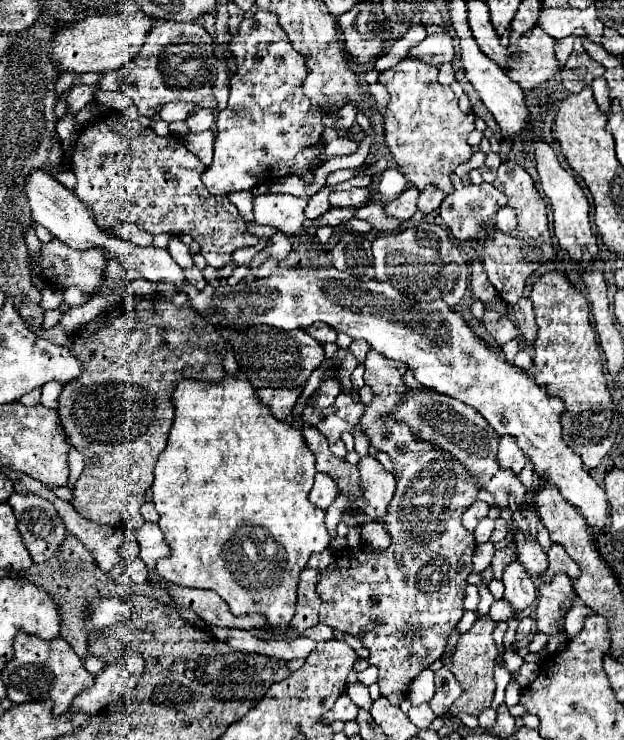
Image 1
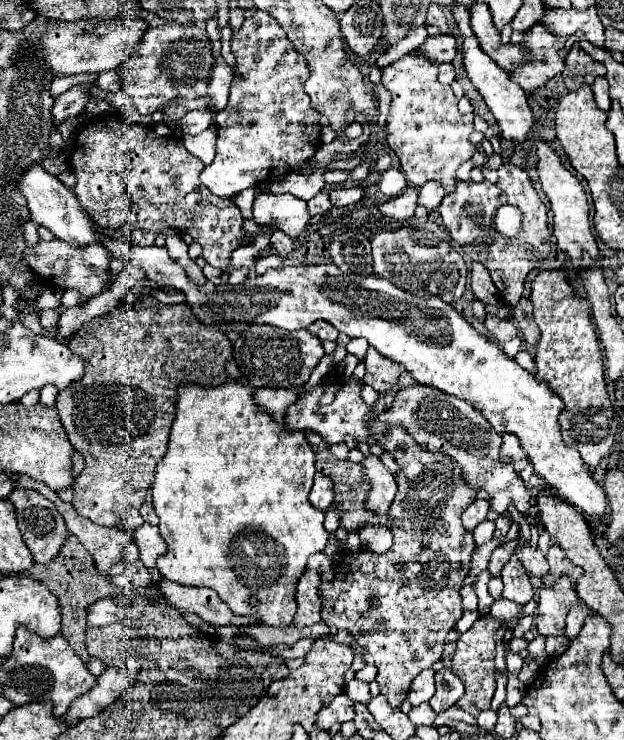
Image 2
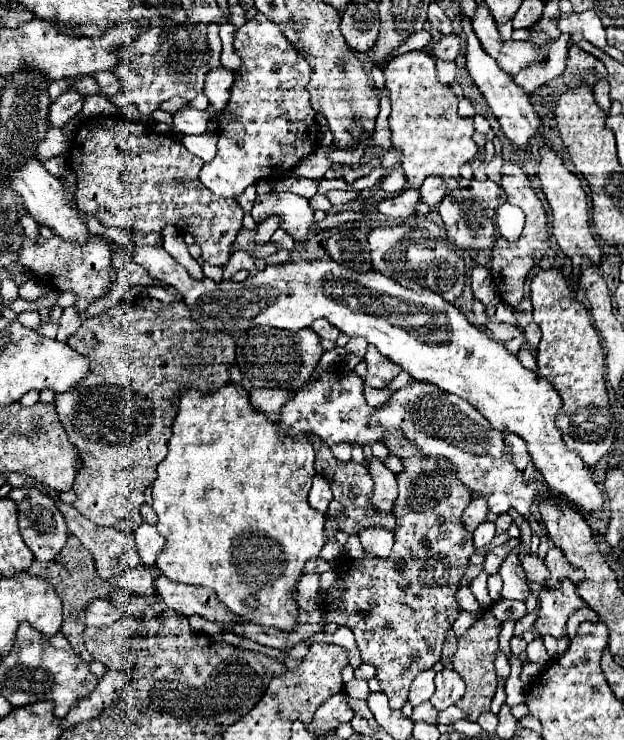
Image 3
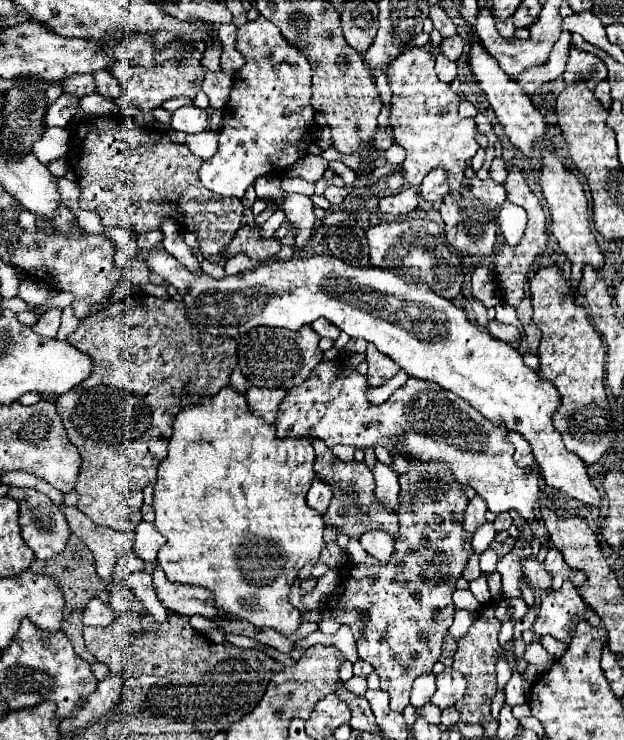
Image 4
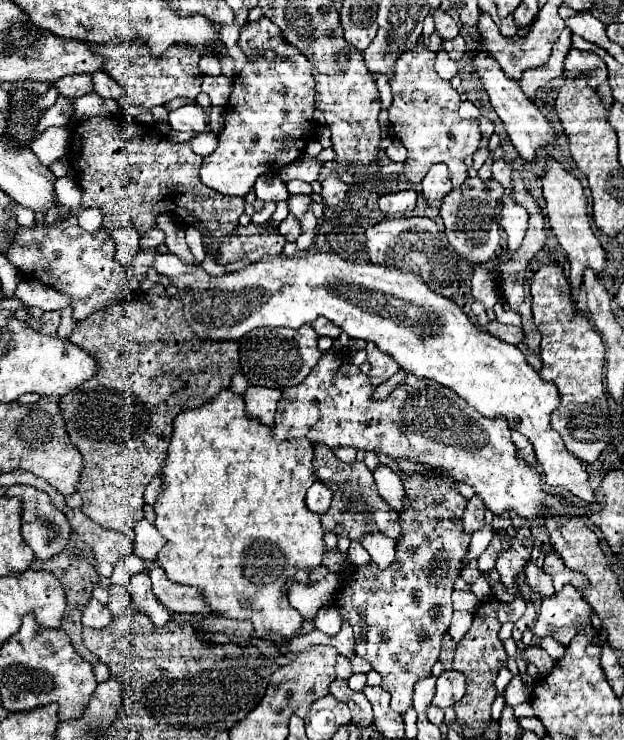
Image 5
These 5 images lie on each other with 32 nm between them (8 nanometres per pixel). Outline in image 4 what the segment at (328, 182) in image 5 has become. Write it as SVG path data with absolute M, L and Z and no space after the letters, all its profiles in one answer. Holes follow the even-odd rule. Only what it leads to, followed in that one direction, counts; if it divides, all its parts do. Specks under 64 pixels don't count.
M332 186L332 188L328 188L328 190L324 192L324 196L330 200L330 204L337 205L346 200L348 190L346 190L346 188L336 188L336 186Z

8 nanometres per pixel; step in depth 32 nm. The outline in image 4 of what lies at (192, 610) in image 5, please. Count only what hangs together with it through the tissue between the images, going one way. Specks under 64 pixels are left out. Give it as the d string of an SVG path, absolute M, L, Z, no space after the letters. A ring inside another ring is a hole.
M160 568L154 570L152 578L154 578L156 596L160 598L160 602L166 608L174 610L176 614L184 614L184 616L200 614L208 620L226 620L228 618L228 614L214 604L214 596L210 590L170 582Z

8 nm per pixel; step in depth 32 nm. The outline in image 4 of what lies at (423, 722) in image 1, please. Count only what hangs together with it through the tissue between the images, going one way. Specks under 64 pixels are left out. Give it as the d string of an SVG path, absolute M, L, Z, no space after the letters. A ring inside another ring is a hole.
M430 702L420 708L420 716L426 718L428 722L432 722L432 724L440 724L440 714L442 714L442 712L436 710L436 706L432 706Z

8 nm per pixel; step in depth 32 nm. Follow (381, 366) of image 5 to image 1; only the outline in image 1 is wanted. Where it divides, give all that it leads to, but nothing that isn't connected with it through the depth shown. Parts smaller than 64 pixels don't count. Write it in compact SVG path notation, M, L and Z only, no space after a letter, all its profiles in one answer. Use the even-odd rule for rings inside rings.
M370 350L364 368L364 382L372 388L374 398L360 418L360 428L376 450L390 456L396 476L394 498L388 504L386 514L382 516L384 528L390 532L392 542L386 550L374 550L368 544L360 544L358 548L346 548L344 558L334 556L326 572L318 574L316 592L320 596L320 622L336 630L346 630L358 636L360 642L364 642L370 652L368 664L380 668L378 686L382 696L398 706L406 698L412 680L434 660L442 658L448 636L464 614L462 602L464 590L468 586L468 574L472 572L476 542L474 534L462 526L462 514L476 500L478 482L472 480L462 462L458 462L450 454L444 454L440 448L434 448L430 442L418 442L404 422L392 420L396 412L394 408L408 396L408 386L402 382L408 366L404 362L384 358L382 354Z

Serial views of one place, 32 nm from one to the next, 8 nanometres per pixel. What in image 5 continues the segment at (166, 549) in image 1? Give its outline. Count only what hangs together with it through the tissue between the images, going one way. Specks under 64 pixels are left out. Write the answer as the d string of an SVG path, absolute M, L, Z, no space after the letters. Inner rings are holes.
M140 520L134 528L134 554L140 556L142 560L148 560L148 562L154 562L158 552L162 550L166 538L156 530L154 524L146 522L146 520Z

